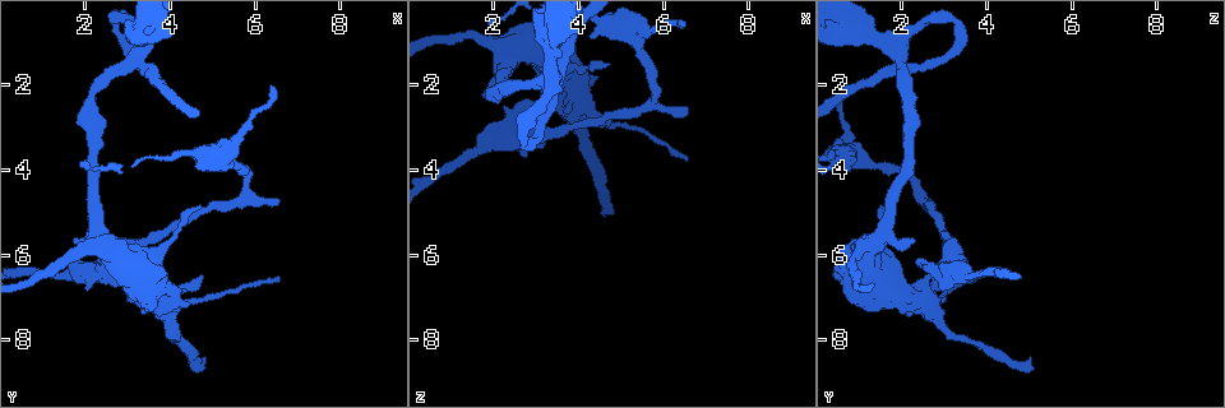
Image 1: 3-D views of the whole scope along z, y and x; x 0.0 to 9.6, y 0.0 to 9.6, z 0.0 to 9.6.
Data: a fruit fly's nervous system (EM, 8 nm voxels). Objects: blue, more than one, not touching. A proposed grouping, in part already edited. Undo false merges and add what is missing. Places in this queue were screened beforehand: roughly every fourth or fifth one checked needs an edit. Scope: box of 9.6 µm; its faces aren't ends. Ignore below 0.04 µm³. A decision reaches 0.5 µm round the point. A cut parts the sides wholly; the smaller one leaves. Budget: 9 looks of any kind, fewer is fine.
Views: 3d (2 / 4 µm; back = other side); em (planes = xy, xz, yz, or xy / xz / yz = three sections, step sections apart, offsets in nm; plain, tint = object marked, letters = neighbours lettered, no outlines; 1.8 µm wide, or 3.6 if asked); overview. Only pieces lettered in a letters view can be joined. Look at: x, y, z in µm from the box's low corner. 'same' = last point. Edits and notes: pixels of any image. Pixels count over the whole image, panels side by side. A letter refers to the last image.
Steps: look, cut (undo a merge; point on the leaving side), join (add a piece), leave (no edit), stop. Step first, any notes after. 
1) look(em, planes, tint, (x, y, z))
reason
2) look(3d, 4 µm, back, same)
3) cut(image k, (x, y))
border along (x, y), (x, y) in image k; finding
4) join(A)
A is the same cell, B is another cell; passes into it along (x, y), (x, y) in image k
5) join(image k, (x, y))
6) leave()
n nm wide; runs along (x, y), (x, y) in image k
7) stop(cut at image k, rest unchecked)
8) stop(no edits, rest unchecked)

look(3d, 4 µm, back, (4.80, 8.45, 5.05))
long arm stops here

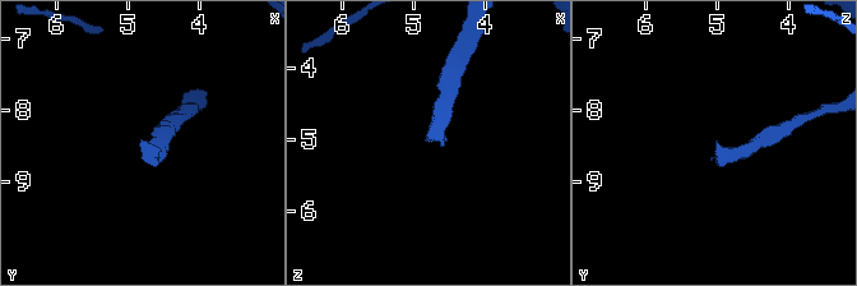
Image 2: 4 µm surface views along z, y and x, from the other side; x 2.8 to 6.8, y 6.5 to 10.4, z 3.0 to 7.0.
look(em, xz, step 8, letters, (4.80, 8.40, 5.00))

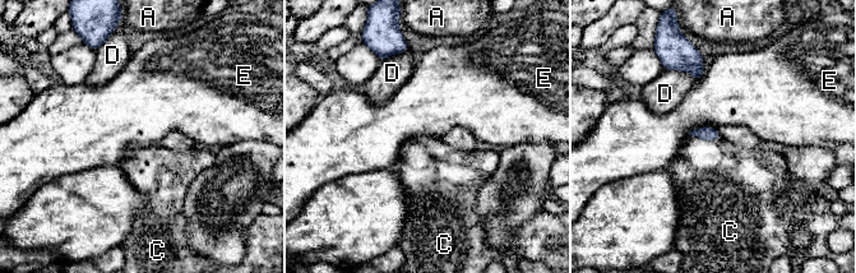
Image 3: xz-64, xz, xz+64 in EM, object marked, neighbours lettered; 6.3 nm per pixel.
join(C)
C is the same cell, A, D and E are other cells; passes into it along (704, 133), (715, 139), (718, 179) in image 3; the neuron continues

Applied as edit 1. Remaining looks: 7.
look(3d, 4 µm, (3.80, 7.30, 2.70))
arms part here

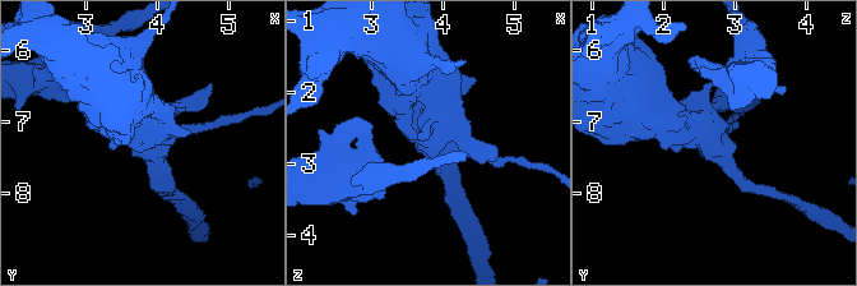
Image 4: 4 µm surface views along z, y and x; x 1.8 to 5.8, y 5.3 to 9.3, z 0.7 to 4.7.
look(em, planes, letters, (3.75, 7.25, 2.65))
now the EM

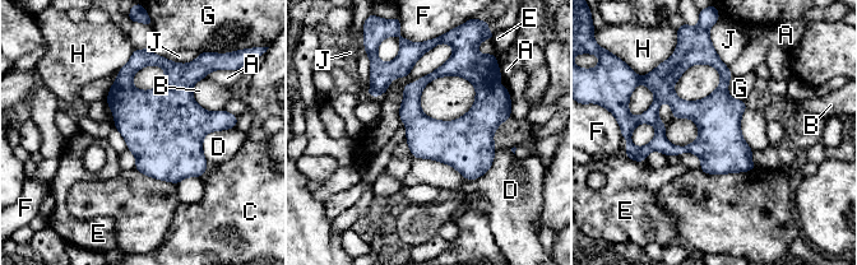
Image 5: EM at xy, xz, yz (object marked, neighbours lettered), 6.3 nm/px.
leave()
D touches over 480 nm; A, B, C, D, E, F, G, H and J are other cells; border along (731, 77), (728, 94), (744, 101) in image 5; all the same neuron

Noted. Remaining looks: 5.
look(em, xz, step 8, tint, (3.20, 1.40, 1.95))
four or more arms meet

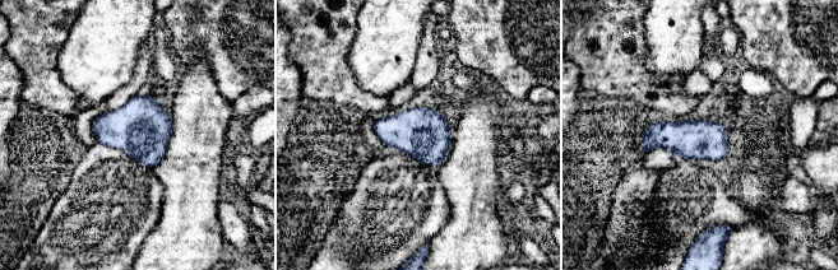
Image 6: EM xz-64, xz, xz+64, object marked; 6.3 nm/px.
look(em, xz, step 8, letters, same)
see the neighbours

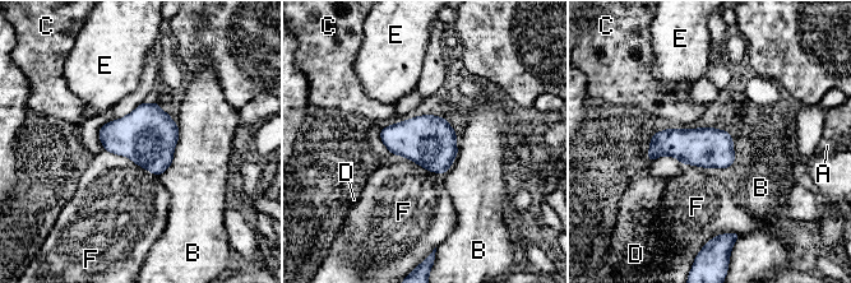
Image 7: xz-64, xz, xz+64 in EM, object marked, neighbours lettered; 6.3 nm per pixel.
leave()
A, B, C, D, E and F are other cells; border along (103, 148), (129, 157), (157, 176) in image 7; one neuron here

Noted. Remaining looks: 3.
look(3d, 2 µm, (6.50, 4.75, 2.70))
an open end

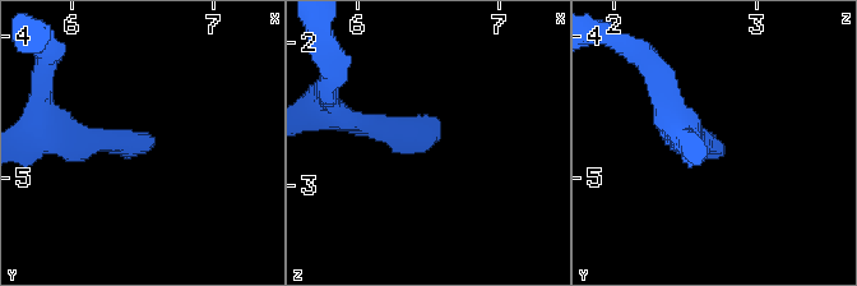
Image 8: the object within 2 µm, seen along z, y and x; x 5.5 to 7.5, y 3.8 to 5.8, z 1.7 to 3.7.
look(em, xy, step 16, plain, (6.54, 4.78, 2.72))

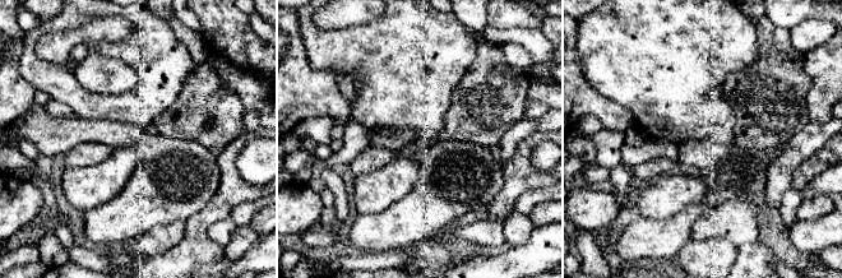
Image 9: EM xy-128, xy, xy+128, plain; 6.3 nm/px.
look(em, xy, step 16, letters, same)
what lies round it

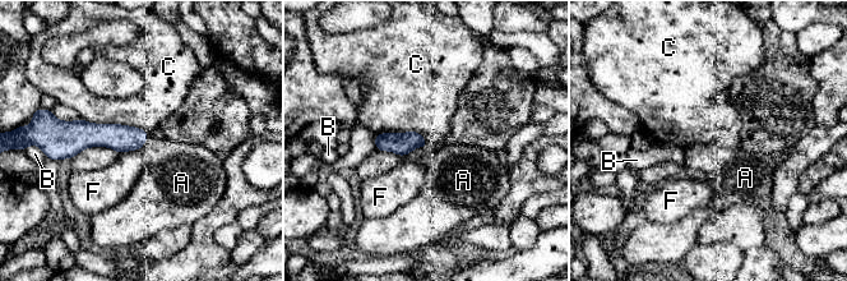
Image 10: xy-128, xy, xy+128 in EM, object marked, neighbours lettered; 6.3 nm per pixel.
join(A)
A is the same cell, B, C and F are other cells; it goes on there

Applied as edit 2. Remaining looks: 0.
stop(join at image 3, join at image 10, rest unchecked)

